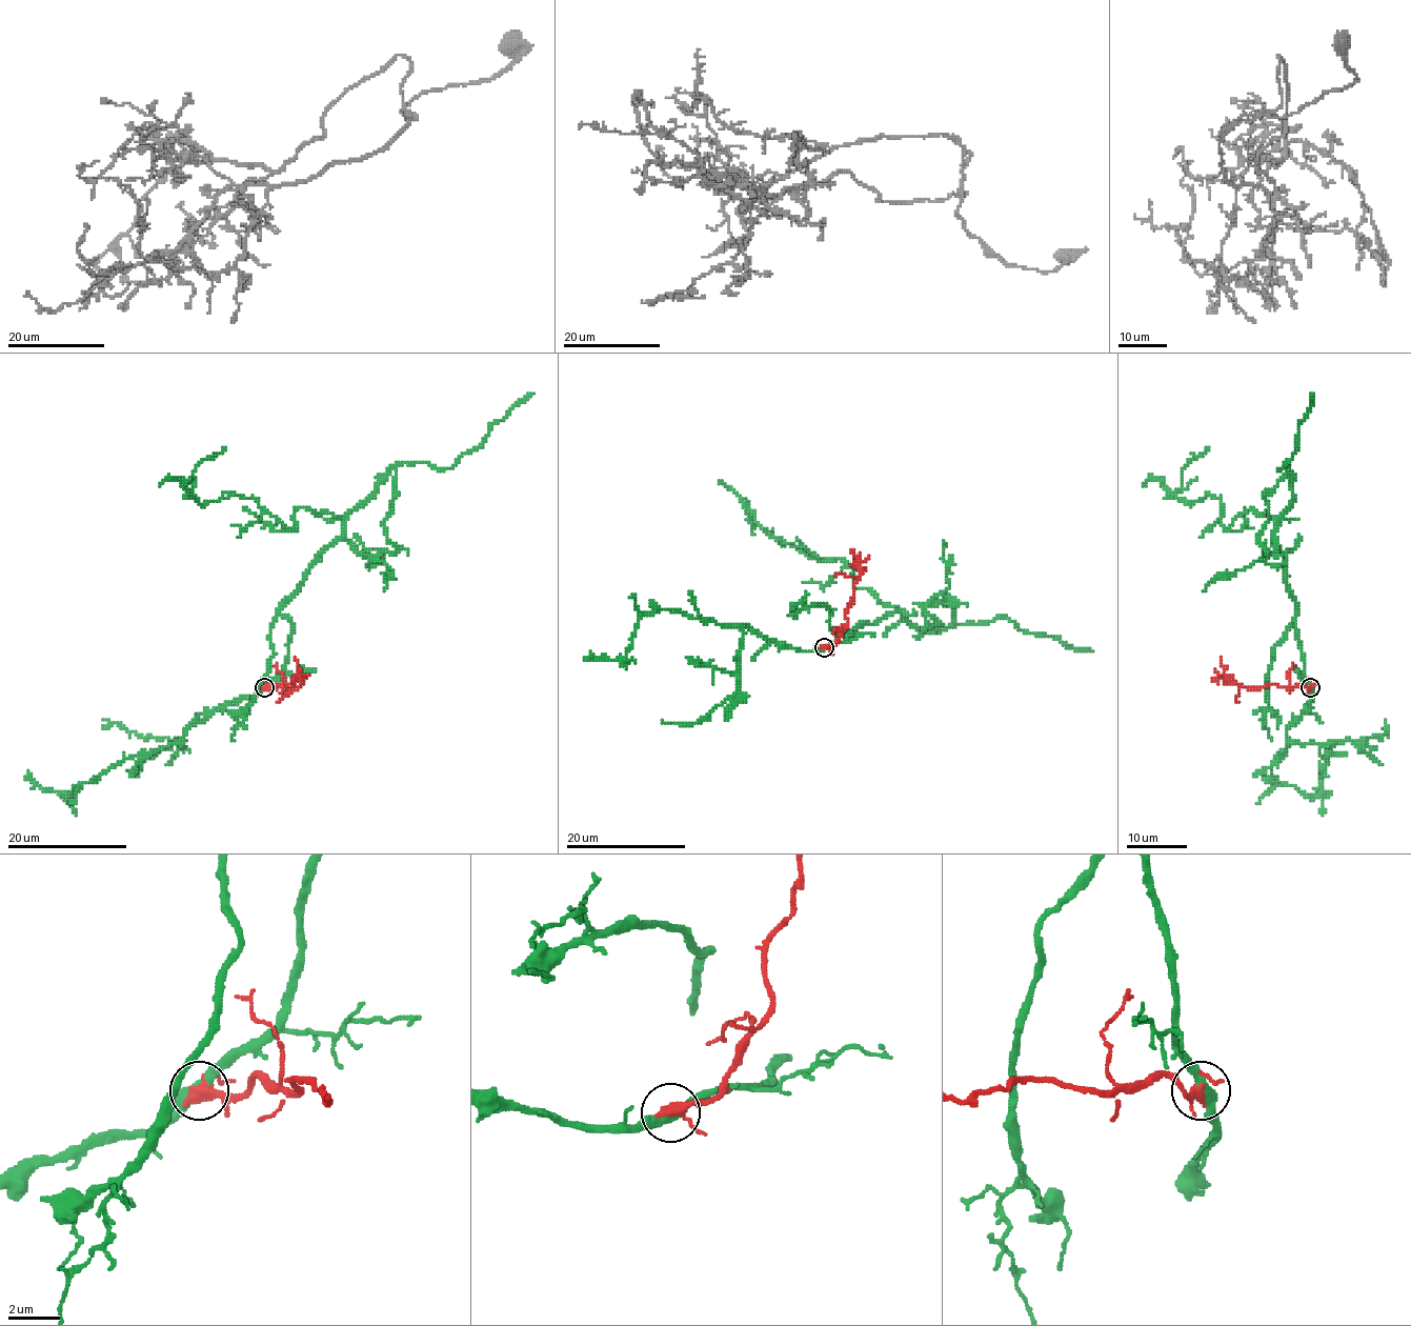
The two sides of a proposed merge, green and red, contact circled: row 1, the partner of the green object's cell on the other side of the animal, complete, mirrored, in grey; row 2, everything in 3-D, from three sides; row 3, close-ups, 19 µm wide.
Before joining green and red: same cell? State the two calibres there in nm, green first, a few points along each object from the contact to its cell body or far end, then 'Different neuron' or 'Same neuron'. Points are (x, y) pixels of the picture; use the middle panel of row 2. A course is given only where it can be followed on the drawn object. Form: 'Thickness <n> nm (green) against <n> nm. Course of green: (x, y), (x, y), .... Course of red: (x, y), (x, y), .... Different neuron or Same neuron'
Thickness 400 nm (green) against 360 nm. Course of green: (824, 647), (902, 613), (852, 584), (851, 565), (809, 558), (751, 513), (784, 545). Course of red: (824, 647), (834, 643), (847, 623), (845, 608), (860, 571), (854, 558). Different neuron

